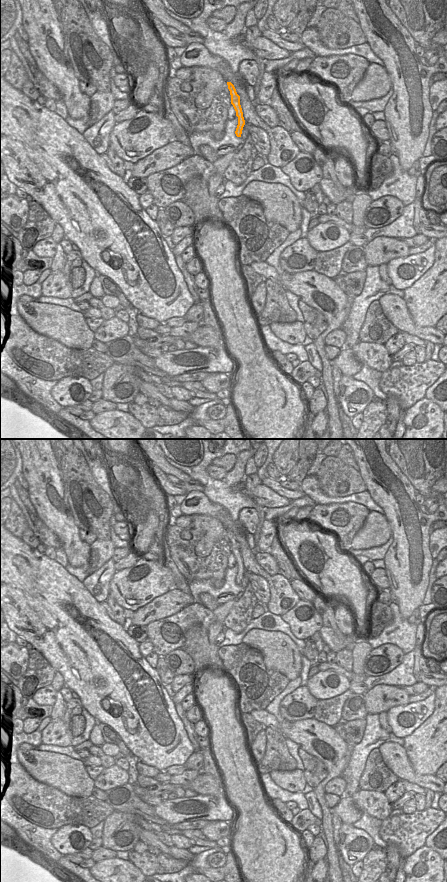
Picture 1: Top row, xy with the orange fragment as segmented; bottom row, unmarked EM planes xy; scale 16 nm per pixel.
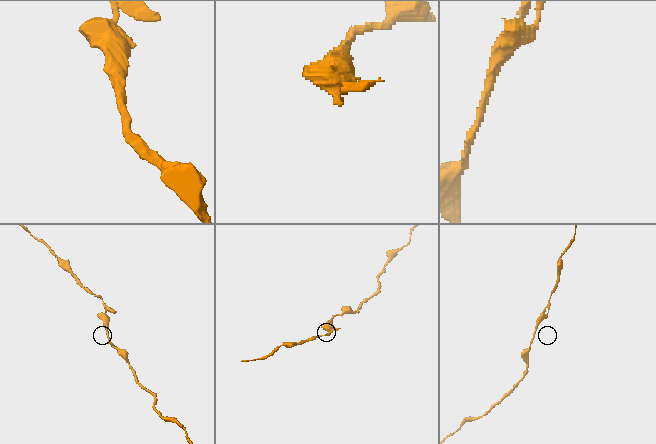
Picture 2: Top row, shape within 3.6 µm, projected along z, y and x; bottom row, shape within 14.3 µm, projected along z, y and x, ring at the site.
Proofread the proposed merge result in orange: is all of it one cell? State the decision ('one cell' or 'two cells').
two cells

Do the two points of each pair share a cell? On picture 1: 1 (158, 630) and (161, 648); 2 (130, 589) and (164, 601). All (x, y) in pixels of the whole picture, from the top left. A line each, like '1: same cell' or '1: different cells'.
1: same cell
2: different cells

